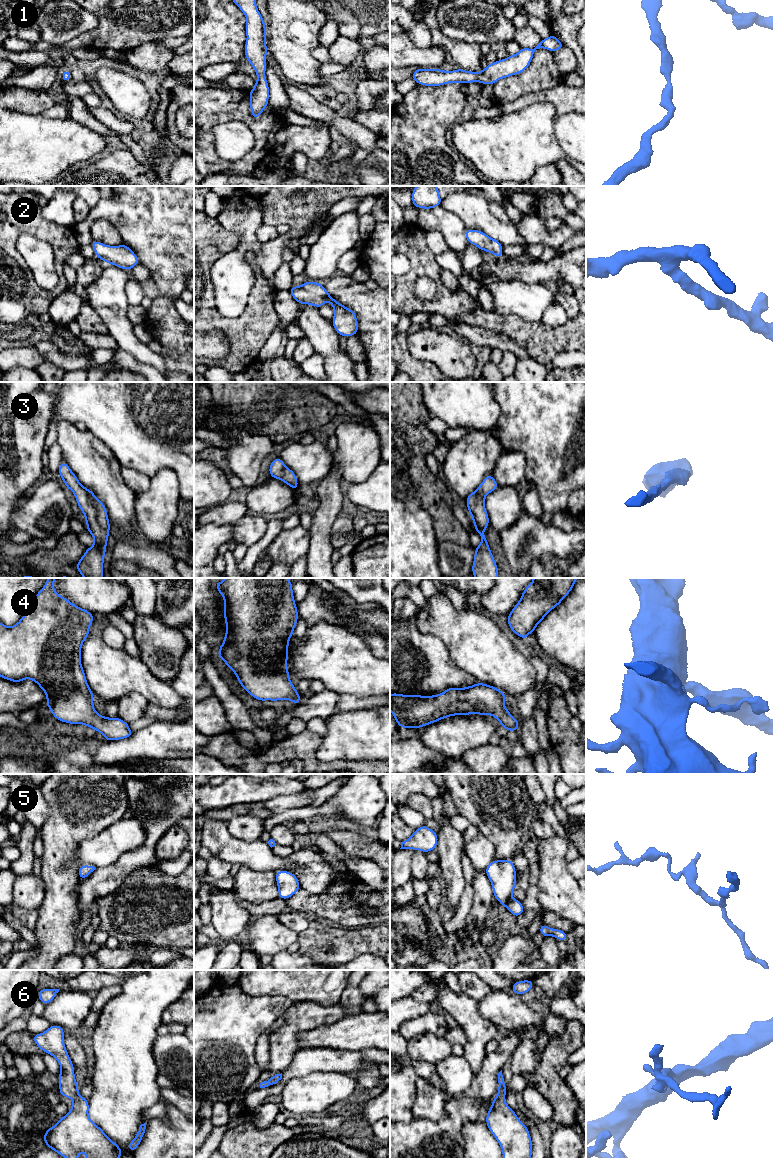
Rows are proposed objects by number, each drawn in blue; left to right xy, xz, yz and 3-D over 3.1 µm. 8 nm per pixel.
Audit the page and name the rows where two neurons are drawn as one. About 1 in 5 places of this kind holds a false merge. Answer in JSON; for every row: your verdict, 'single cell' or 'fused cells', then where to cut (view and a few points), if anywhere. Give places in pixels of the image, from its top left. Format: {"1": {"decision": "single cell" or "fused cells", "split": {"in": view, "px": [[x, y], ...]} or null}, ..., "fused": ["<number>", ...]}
{"1": {"decision": "single cell", "split": null}, "2": {"decision": "single cell", "split": null}, "3": {"decision": "single cell", "split": null}, "4": {"decision": "single cell", "split": null}, "5": {"decision": "single cell", "split": null}, "6": {"decision": "single cell", "split": null}, "fused": []}

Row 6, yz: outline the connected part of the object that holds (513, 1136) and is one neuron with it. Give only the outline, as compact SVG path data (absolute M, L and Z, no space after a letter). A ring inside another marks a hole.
M502 1070L498 1073L498 1095L492 1100L492 1107L486 1115L486 1125L502 1148L502 1158L531 1158L533 1145L528 1128L517 1117L505 1101L507 1086L504 1083Z

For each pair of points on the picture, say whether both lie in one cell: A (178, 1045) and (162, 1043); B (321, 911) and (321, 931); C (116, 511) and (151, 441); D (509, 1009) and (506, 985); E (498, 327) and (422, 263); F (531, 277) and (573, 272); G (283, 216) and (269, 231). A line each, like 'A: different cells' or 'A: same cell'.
A: same cell
B: different cells
C: different cells
D: different cells
E: same cell
F: same cell
G: different cells

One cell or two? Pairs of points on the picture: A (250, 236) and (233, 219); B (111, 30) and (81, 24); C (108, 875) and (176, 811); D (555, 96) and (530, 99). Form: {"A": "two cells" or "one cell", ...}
{"A": "one cell", "B": "two cells", "C": "one cell", "D": "one cell"}

